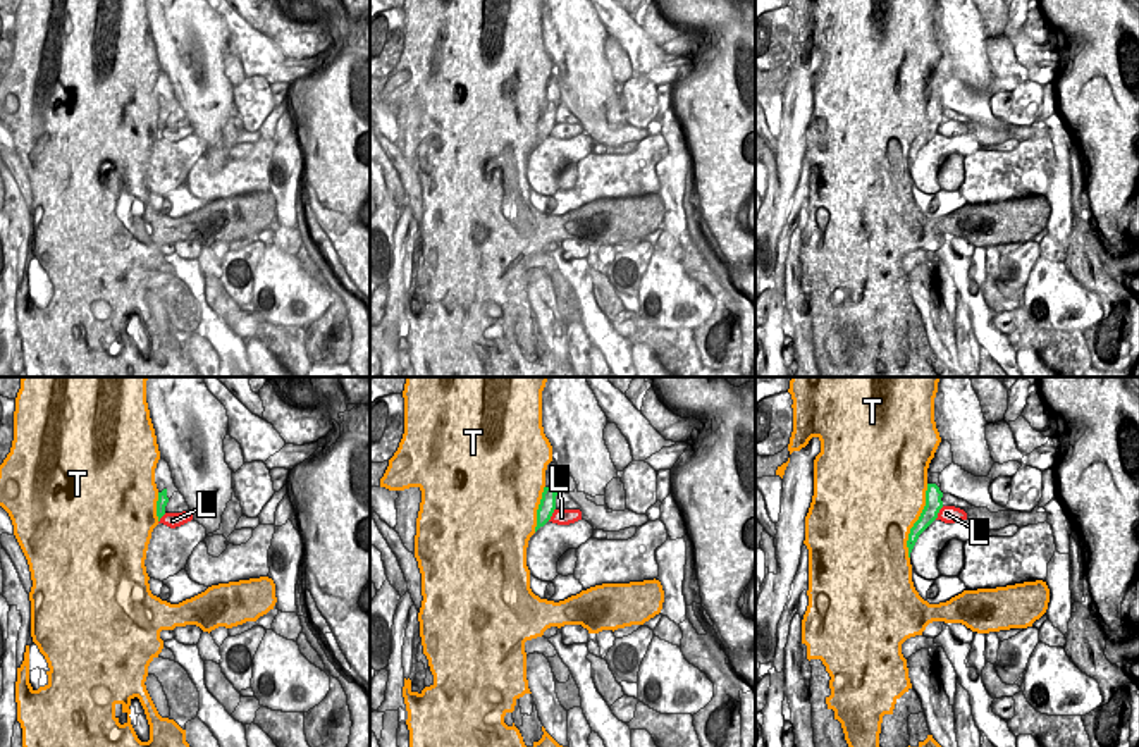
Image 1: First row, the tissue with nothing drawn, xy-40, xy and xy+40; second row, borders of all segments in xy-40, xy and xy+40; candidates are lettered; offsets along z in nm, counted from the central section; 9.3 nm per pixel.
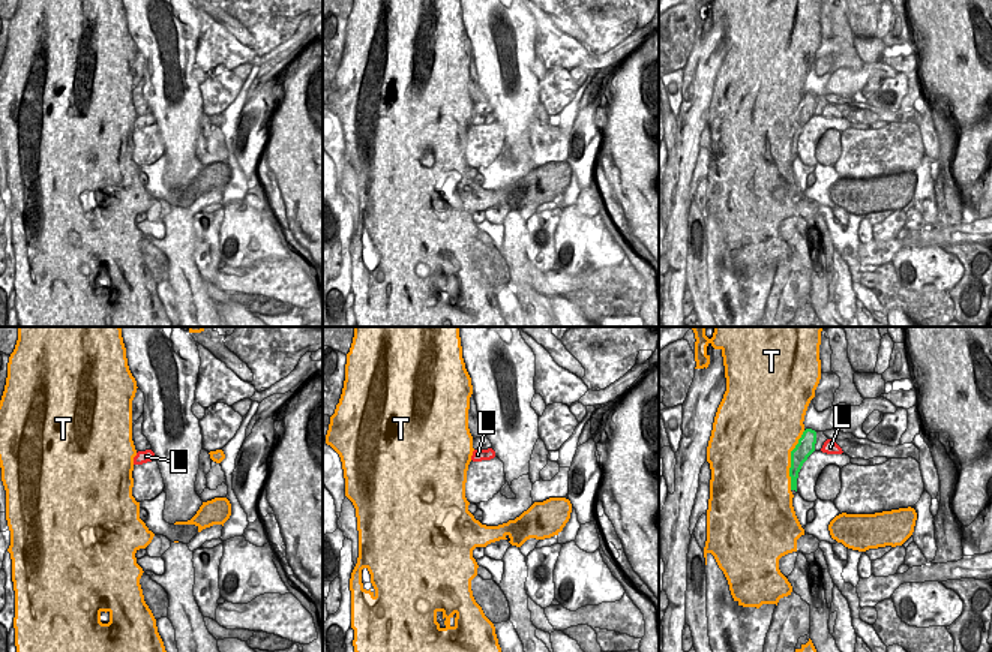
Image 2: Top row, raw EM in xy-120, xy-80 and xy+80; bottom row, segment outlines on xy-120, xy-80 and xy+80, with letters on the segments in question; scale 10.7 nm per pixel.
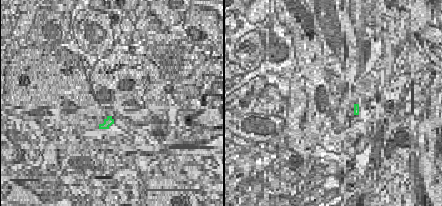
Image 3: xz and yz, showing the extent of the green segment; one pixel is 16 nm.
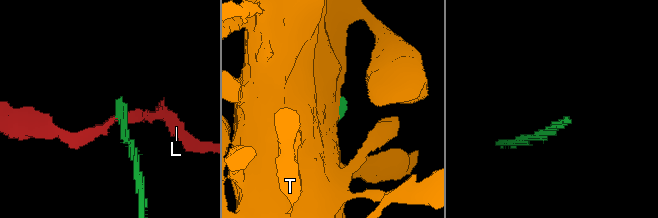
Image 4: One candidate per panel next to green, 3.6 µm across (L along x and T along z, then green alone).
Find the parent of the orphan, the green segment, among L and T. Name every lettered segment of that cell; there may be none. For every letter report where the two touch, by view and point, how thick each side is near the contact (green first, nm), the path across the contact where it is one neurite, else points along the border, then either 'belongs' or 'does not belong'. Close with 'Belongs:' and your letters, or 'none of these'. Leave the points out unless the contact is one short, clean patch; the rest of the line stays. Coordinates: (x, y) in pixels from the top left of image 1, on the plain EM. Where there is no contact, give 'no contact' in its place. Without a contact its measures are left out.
L: xy+40 (938, 126) | 160/160 nm | along xy+40 (943, 121), (935, 133) | does not belong
T: xy+40 (916, 136) | 160/500 nm | does not belong
Belongs: none of these

